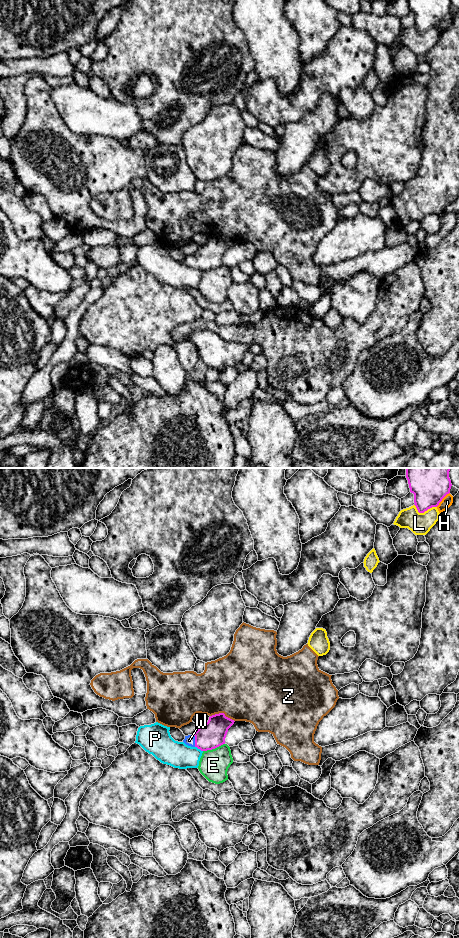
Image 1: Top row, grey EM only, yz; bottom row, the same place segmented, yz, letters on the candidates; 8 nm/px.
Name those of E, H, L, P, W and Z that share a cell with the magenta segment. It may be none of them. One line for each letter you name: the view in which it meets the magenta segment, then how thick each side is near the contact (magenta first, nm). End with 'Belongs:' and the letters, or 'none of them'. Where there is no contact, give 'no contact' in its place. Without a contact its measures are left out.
W: meets magenta in yz; 200 nm thick on the magenta side, 90 nm on the other
Belongs: W

